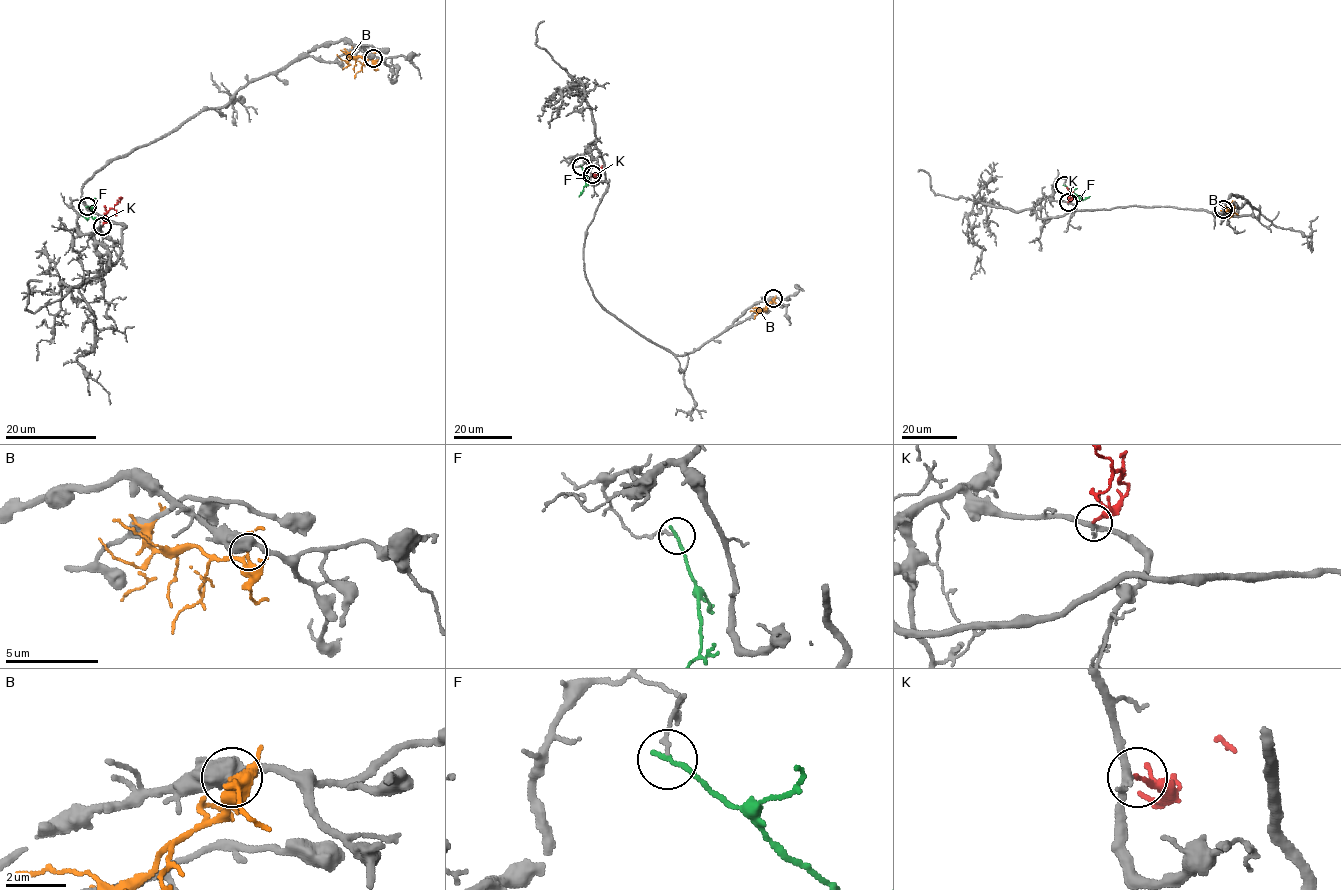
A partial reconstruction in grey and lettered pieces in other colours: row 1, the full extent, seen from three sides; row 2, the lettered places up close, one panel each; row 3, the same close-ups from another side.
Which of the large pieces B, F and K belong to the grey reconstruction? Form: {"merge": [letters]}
{"merge": ["K"]}

